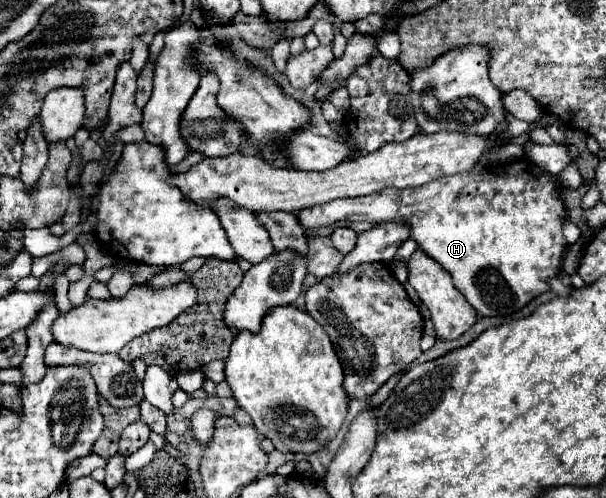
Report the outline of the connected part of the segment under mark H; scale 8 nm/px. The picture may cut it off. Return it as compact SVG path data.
M513 161L499 169L475 165L475 169L467 173L435 179L419 187L405 187L401 191L395 187L385 187L363 197L335 199L307 207L297 211L297 221L305 229L317 229L339 221L381 223L387 219L403 219L405 223L411 223L411 237L419 241L421 249L453 277L453 285L481 317L505 317L517 313L531 299L549 291L547 279L559 275L561 271L561 257L567 245L563 237L567 213L561 193L555 187L557 185L551 175L541 173L541 169L527 165L525 161Z

